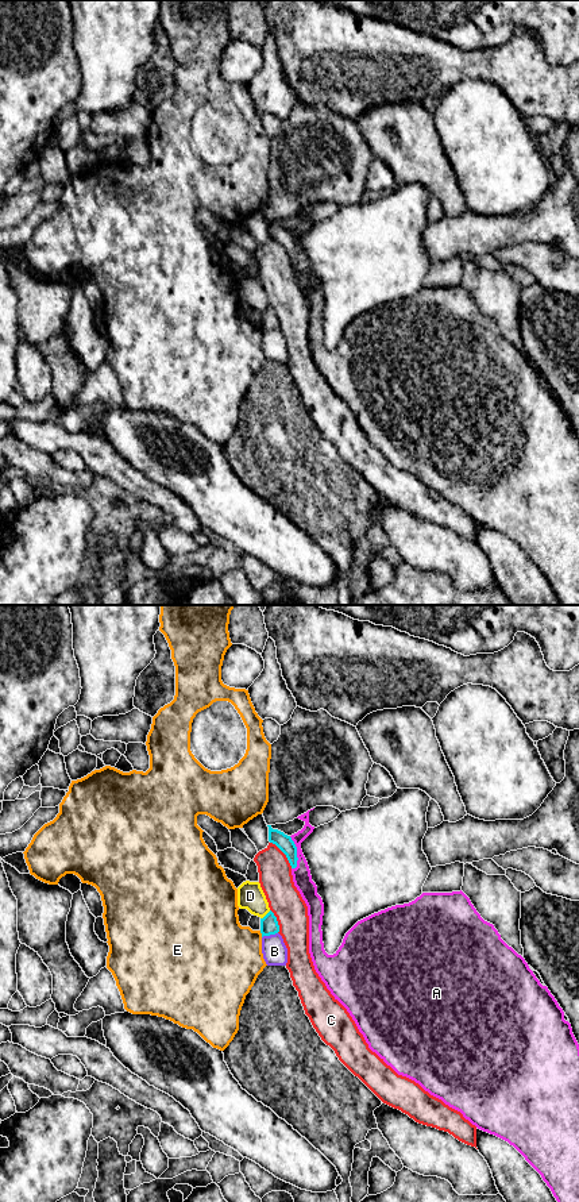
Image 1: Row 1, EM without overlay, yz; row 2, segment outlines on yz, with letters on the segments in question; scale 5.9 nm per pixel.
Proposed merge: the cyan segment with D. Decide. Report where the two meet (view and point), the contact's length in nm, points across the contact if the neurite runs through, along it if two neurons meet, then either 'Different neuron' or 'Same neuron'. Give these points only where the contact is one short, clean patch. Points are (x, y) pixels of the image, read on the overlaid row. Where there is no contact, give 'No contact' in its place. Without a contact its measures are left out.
Touches cyan at yz (266, 915). Shared border 80 nm. Boundary: yz (270, 910), (261, 919). Different neuron

